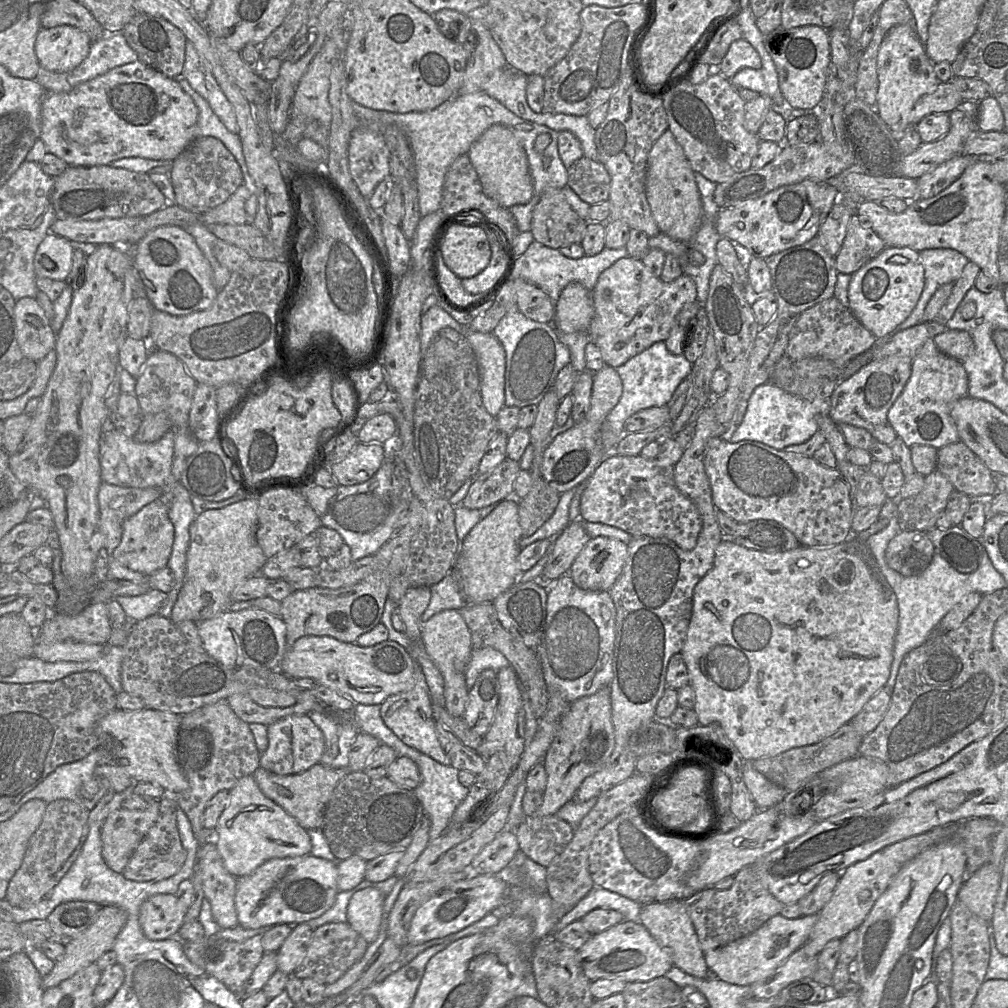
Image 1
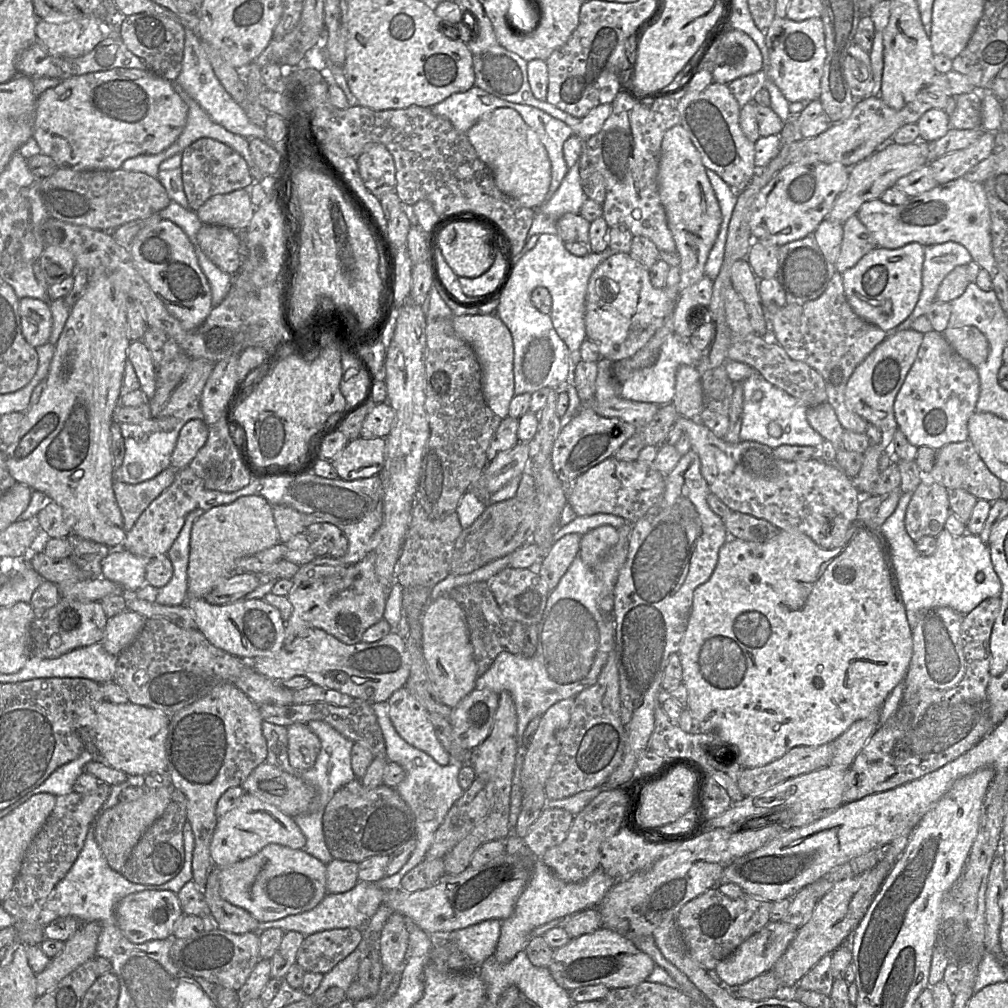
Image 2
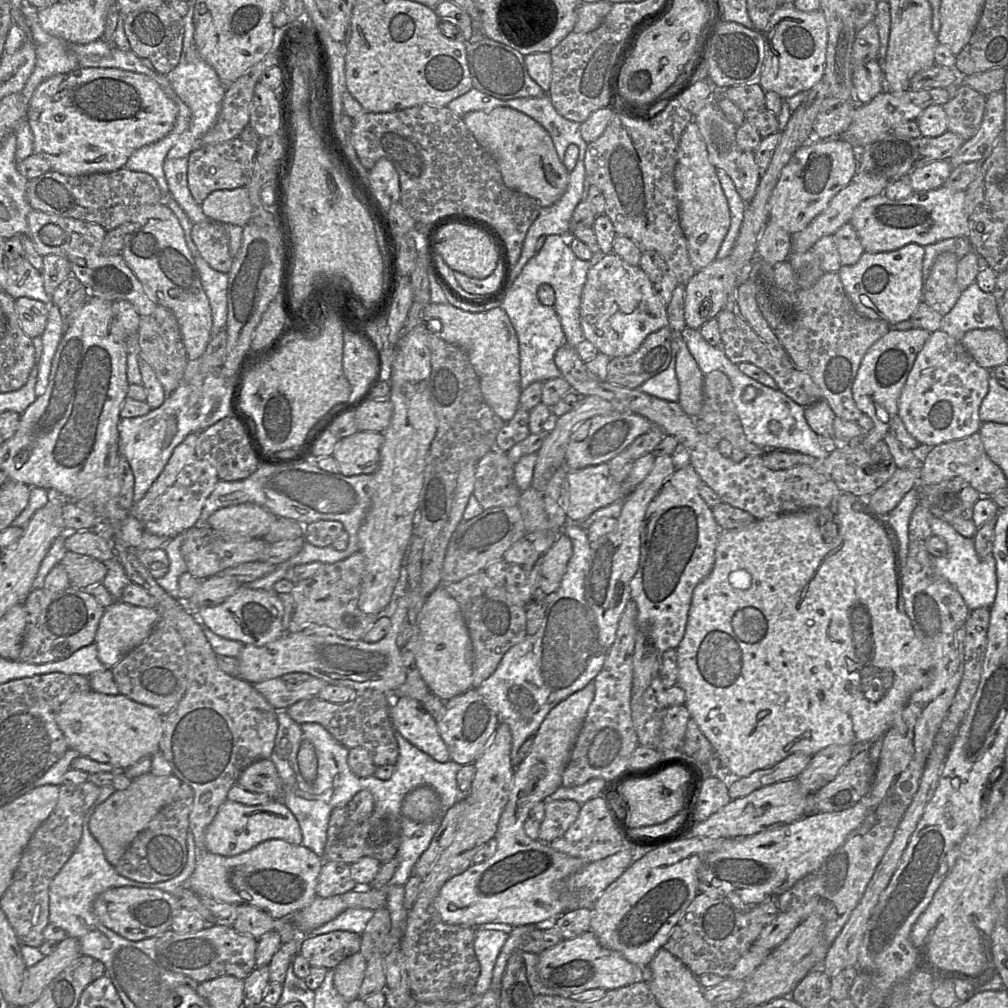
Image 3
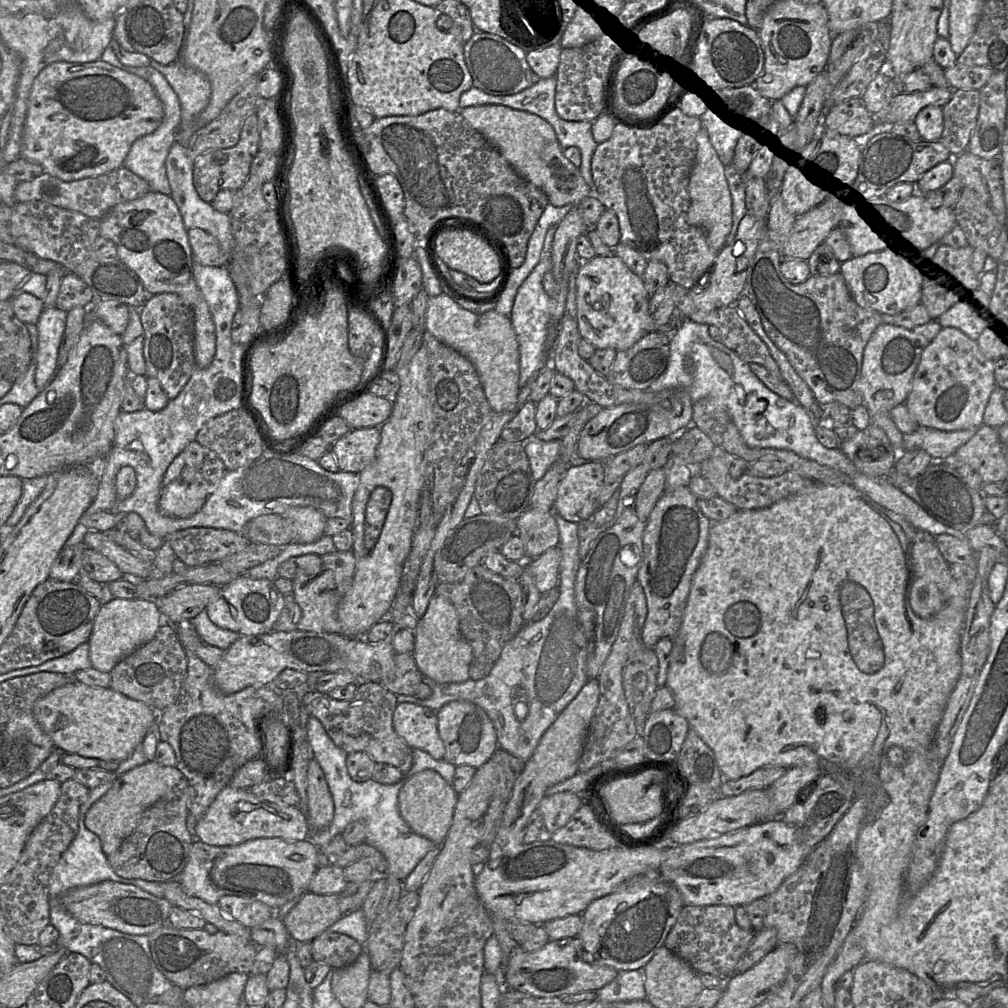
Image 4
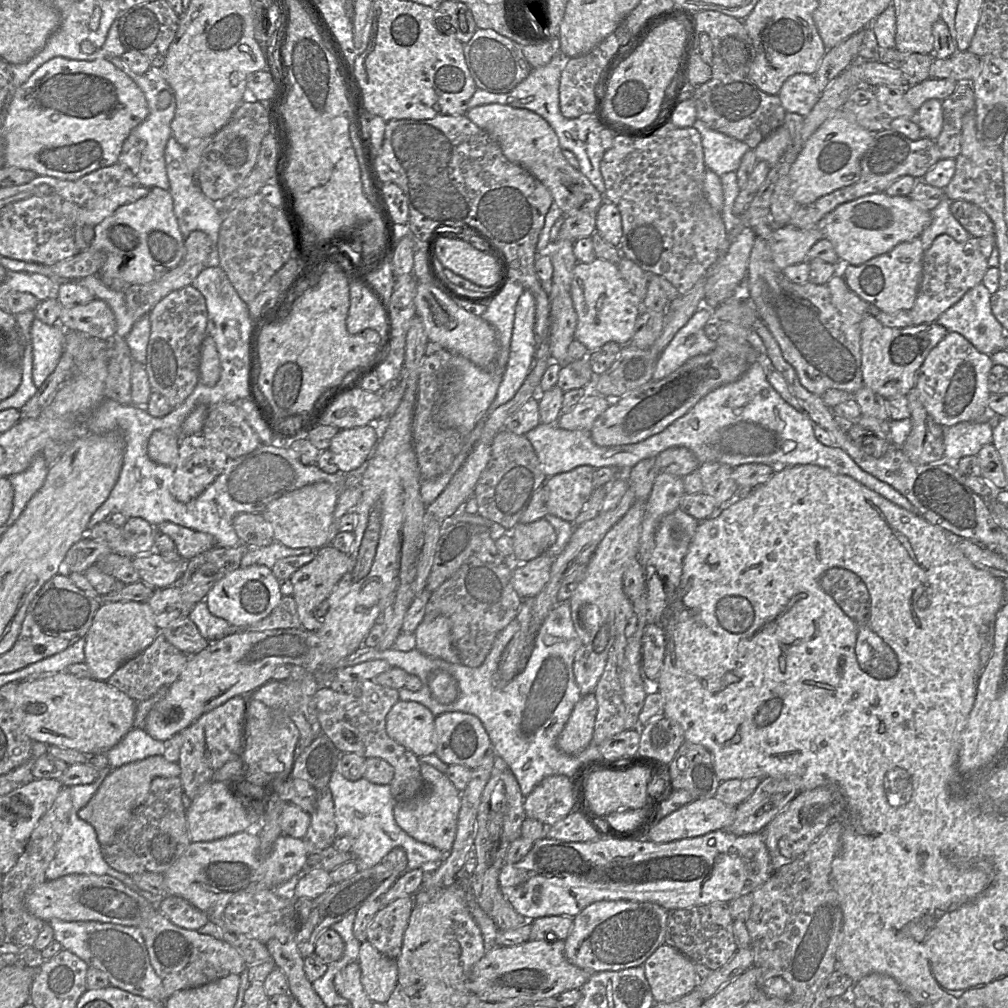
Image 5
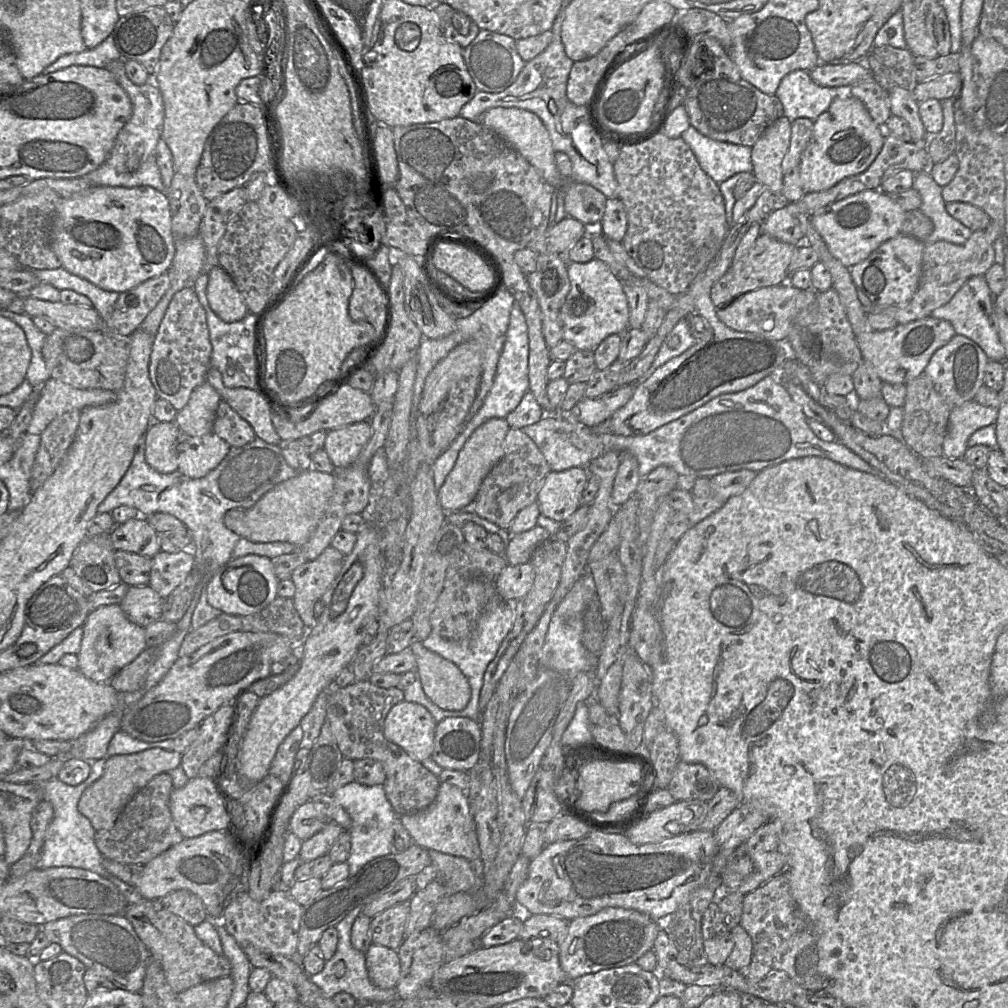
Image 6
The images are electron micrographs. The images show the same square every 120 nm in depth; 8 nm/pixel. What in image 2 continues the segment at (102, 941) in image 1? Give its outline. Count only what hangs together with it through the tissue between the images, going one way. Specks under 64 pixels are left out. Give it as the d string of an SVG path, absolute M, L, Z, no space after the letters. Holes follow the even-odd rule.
M100 922L84 923L64 943L63 950L36 975L36 995L41 997L88 960L96 959L96 947L102 931Z

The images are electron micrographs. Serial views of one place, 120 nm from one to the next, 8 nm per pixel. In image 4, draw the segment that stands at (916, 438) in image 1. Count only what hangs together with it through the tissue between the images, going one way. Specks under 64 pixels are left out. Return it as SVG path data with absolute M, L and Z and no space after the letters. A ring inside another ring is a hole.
M942 328L923 350L904 403L918 426L946 432L979 428L995 388L994 362L980 352L976 341L956 328Z

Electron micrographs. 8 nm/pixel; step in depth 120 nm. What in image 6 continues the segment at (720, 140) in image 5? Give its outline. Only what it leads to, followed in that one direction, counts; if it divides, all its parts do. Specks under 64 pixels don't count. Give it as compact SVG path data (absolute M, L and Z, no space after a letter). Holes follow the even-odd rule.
M691 125L681 137L693 151L701 169L717 184L737 173L753 172L749 146L713 140Z

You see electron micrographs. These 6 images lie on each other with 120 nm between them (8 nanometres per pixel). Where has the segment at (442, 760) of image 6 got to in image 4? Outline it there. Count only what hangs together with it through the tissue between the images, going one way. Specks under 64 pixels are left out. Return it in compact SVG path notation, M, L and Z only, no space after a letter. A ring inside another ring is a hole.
M452 701L437 711L437 726L445 747L443 760L459 766L470 765L475 769L486 763L498 748L497 735L486 712L468 701Z

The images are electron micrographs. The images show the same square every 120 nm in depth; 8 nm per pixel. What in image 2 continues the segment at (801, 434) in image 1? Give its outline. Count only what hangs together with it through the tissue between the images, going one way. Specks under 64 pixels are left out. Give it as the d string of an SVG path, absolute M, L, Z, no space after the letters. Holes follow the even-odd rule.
M755 373L743 381L743 413L739 442L758 442L772 450L782 445L820 447L824 439L807 422L806 411L807 407L802 402L767 382L759 373ZM755 391L762 392L760 401L752 400ZM771 422L780 425L782 430L780 437L774 438L769 435L768 425Z

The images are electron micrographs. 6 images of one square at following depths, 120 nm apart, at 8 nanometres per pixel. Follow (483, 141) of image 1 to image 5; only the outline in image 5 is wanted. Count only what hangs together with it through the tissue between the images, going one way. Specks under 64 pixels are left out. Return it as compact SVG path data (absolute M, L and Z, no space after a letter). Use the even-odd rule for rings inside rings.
M501 104L471 108L465 116L499 145L509 161L522 166L539 180L549 190L564 215L597 213L604 202L603 195L579 169L568 163L562 154L557 134L543 117L528 109Z

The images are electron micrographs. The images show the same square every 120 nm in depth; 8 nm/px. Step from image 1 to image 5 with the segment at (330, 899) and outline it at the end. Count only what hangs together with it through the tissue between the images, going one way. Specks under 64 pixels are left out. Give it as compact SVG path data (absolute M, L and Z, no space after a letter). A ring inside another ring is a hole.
M254 830L214 841L191 843L180 859L163 874L166 894L185 899L208 918L222 918L234 896L262 890L275 891L293 876L302 874L309 855L303 839L279 836L265 859L259 857L259 846L260 838Z

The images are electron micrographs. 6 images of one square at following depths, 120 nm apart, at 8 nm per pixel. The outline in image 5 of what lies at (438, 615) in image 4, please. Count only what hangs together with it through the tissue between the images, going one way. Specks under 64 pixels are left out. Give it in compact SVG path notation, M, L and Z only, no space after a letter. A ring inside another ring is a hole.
M439 615L432 621L423 620L414 636L416 649L421 653L452 664L460 663L459 655L451 641L451 622L447 617Z

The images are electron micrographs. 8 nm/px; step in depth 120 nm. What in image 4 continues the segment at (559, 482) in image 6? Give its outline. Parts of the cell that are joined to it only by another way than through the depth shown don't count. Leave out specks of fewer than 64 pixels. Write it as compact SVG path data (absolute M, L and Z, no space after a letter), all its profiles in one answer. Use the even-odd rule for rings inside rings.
M588 461L568 467L554 503L555 514L574 523L592 519L598 510L598 495L605 478L605 462Z

